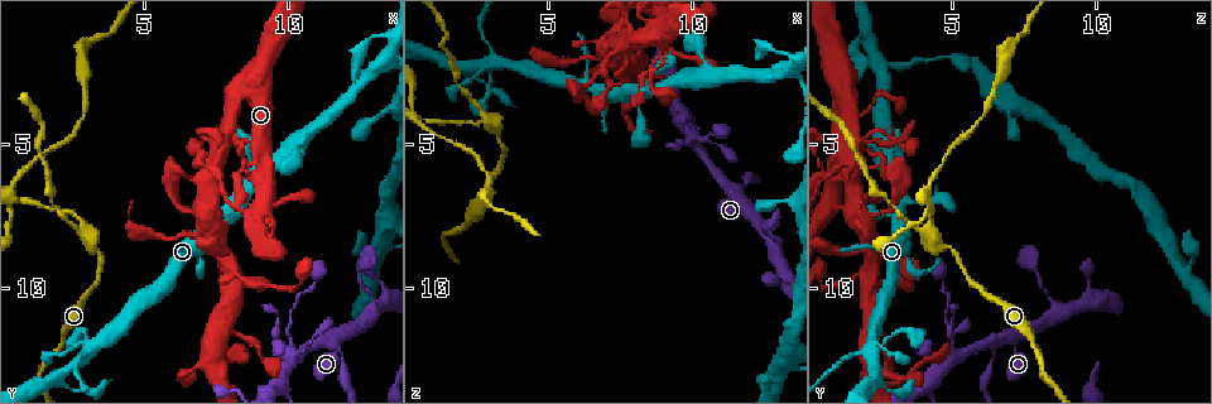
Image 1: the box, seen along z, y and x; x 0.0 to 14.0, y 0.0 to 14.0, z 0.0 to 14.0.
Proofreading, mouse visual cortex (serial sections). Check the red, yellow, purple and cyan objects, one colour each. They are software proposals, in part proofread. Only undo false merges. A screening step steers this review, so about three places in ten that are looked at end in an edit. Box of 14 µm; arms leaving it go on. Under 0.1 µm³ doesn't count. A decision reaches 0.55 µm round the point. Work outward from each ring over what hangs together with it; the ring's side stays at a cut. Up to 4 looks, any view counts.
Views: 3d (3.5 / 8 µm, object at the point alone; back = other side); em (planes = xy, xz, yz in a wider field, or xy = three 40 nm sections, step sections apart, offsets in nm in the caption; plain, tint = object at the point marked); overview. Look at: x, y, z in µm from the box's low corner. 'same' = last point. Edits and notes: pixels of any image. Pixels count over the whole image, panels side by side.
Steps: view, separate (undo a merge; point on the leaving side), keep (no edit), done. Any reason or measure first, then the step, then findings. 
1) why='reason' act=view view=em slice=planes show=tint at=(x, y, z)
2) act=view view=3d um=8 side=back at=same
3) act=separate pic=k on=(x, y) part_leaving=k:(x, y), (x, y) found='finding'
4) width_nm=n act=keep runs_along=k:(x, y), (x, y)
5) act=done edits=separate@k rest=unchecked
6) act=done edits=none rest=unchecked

why='sharp bend' act=view view=3d um=8 at=(6.9, 4.4, 2.5)

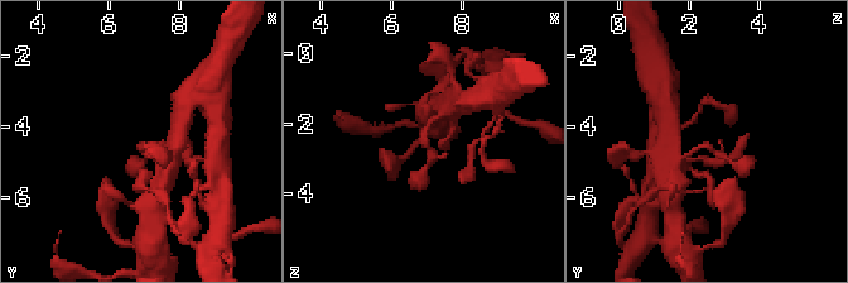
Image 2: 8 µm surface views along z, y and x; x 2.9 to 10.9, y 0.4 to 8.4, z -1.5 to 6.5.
why='need the tissue' act=view view=em slice=xy step=1 show=tint at=(6.9, 4.5, 2.5)

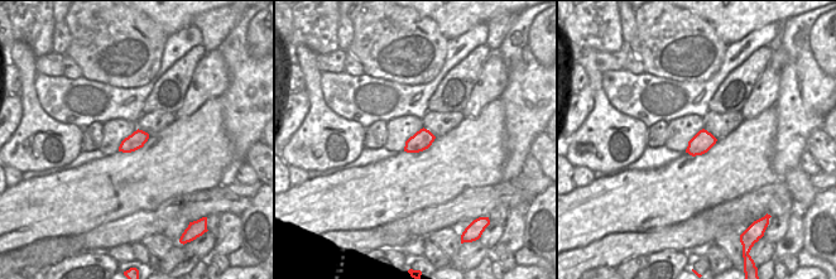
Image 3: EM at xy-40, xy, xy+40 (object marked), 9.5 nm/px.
width_nm=190 act=keep runs_along=2:(442, 114), (425, 130), (427, 167) found='continuous, no second cell'

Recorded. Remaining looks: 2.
why='four arms meet' act=view view=3d um=3.5 at=(3.1, 12.1, 2.3)

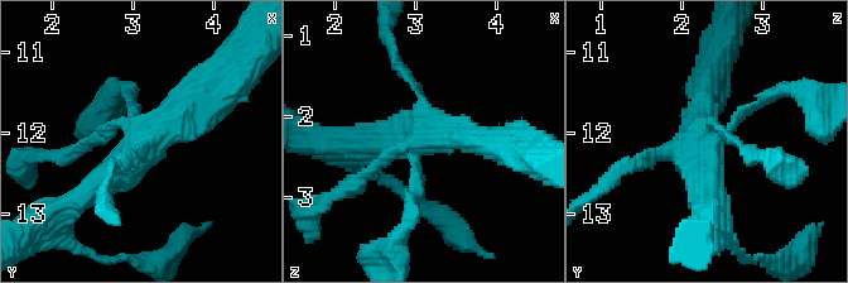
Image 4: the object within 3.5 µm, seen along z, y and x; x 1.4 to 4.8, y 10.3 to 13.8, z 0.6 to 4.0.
act=view view=em slice=xy step=1 show=tint at=(3.15, 12.20, 2.20)

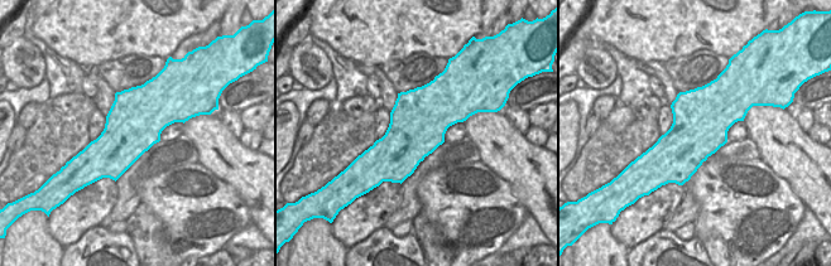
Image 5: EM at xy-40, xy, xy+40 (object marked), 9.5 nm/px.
act=keep found='all the same cell'

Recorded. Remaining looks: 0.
act=done edits=none rest=unchecked

